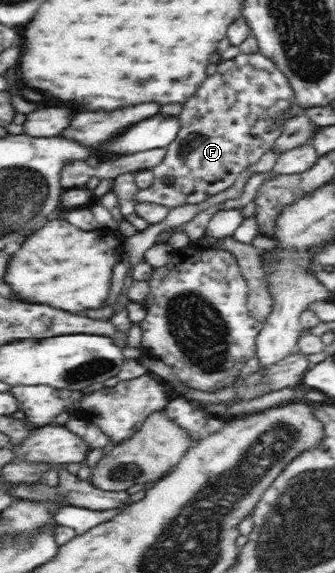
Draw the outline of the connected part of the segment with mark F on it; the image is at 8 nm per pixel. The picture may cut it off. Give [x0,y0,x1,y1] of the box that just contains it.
[133,53,304,209]

